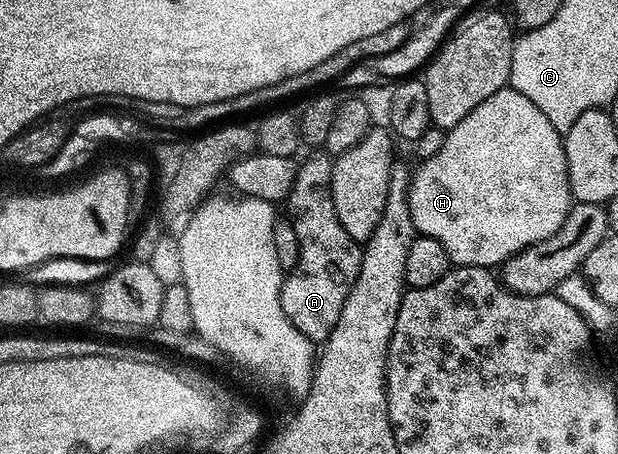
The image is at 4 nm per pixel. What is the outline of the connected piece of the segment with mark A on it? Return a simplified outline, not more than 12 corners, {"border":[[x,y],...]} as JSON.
{"border":[[301,172],[287,205],[300,258],[281,280],[286,319],[334,331],[362,249],[327,172]]}

